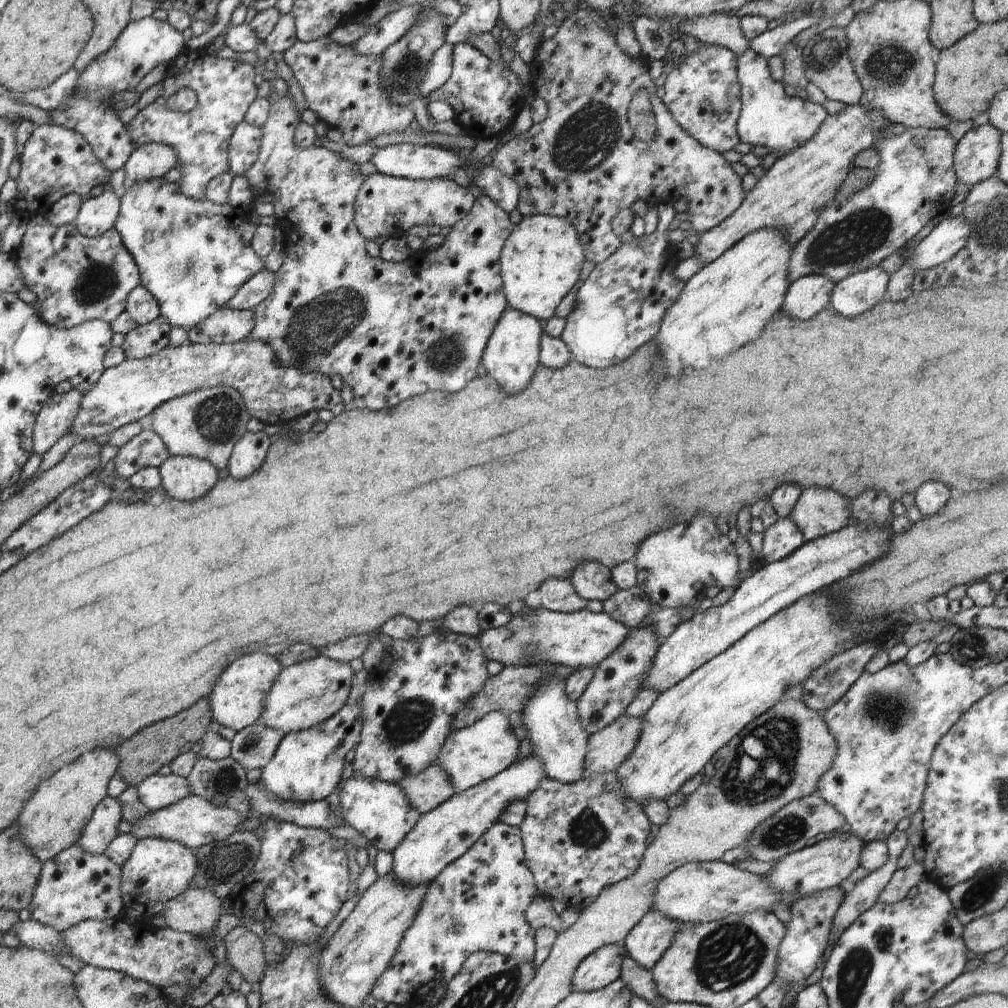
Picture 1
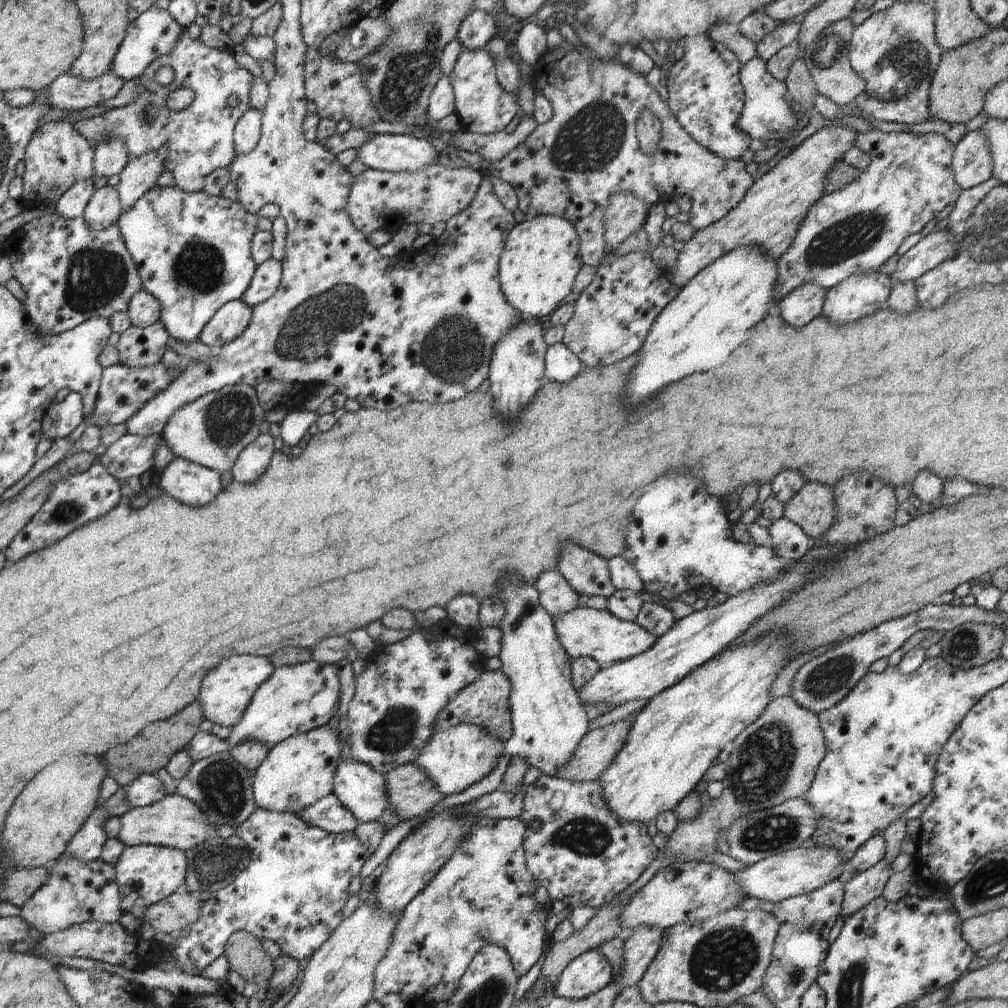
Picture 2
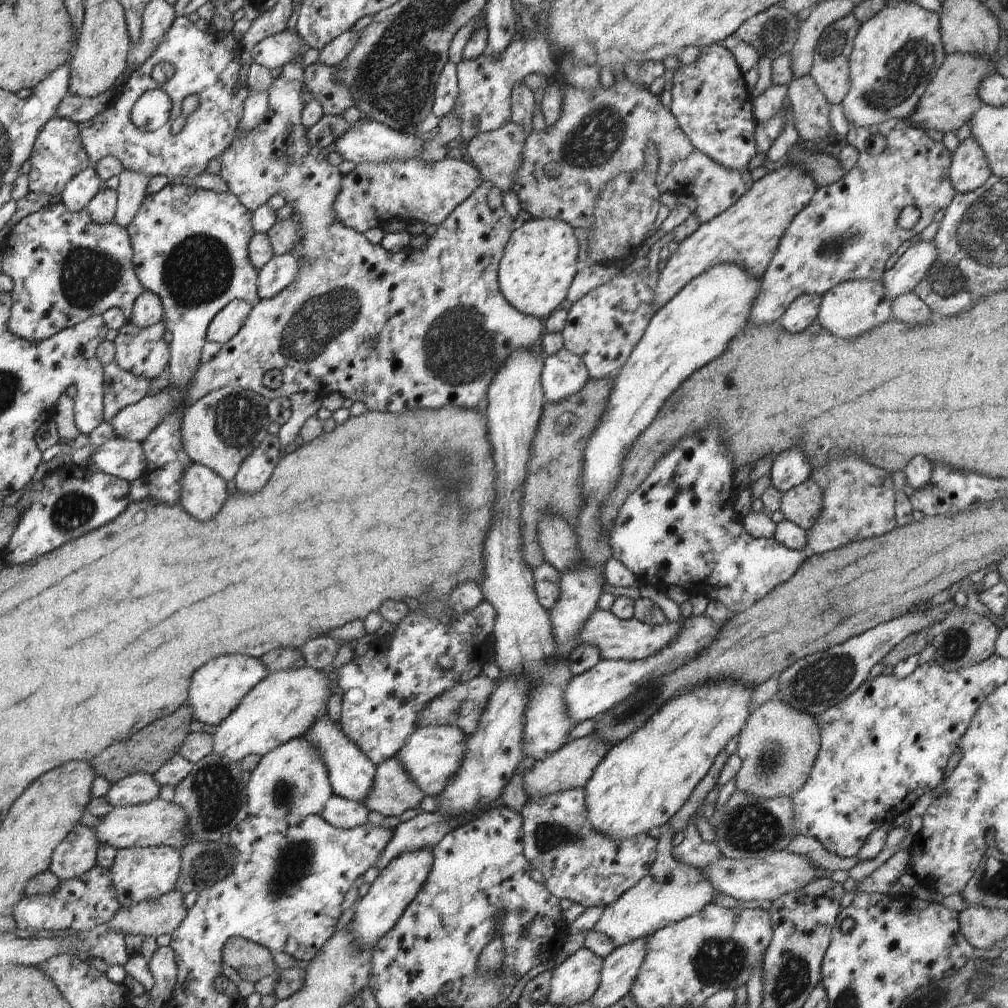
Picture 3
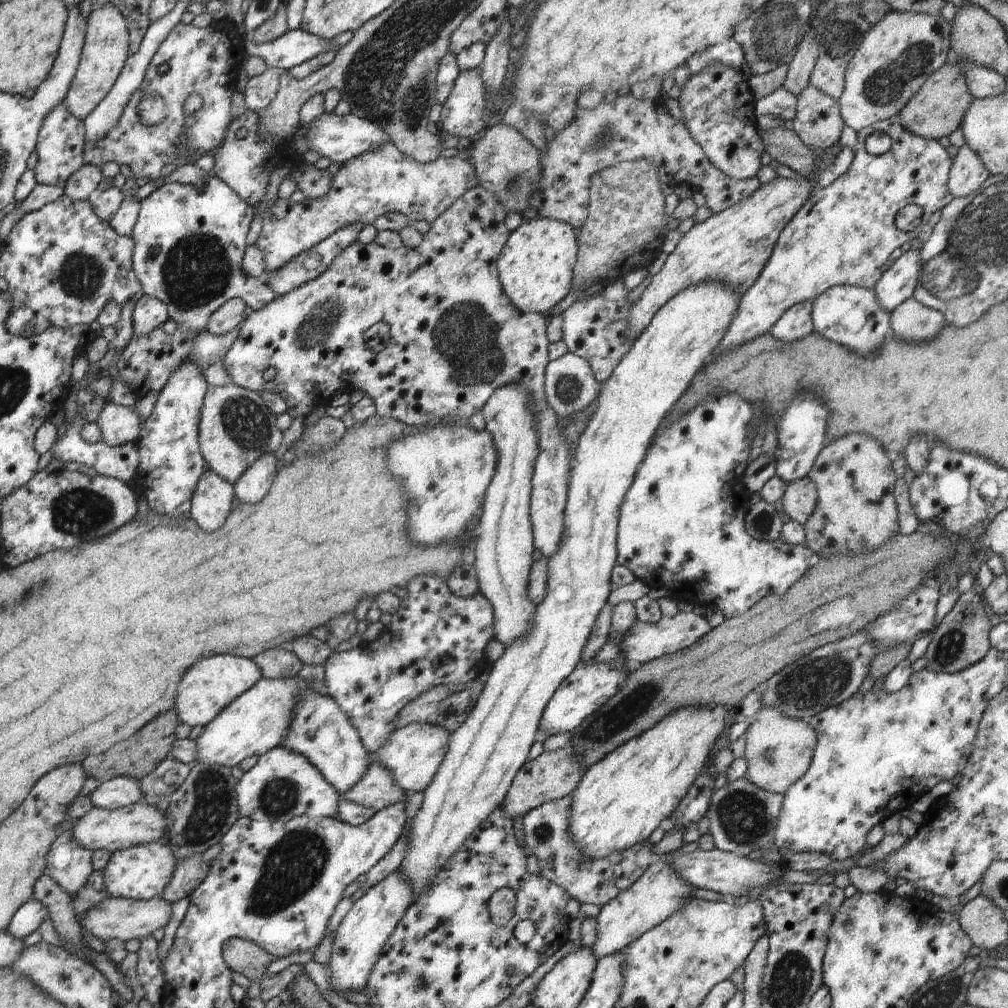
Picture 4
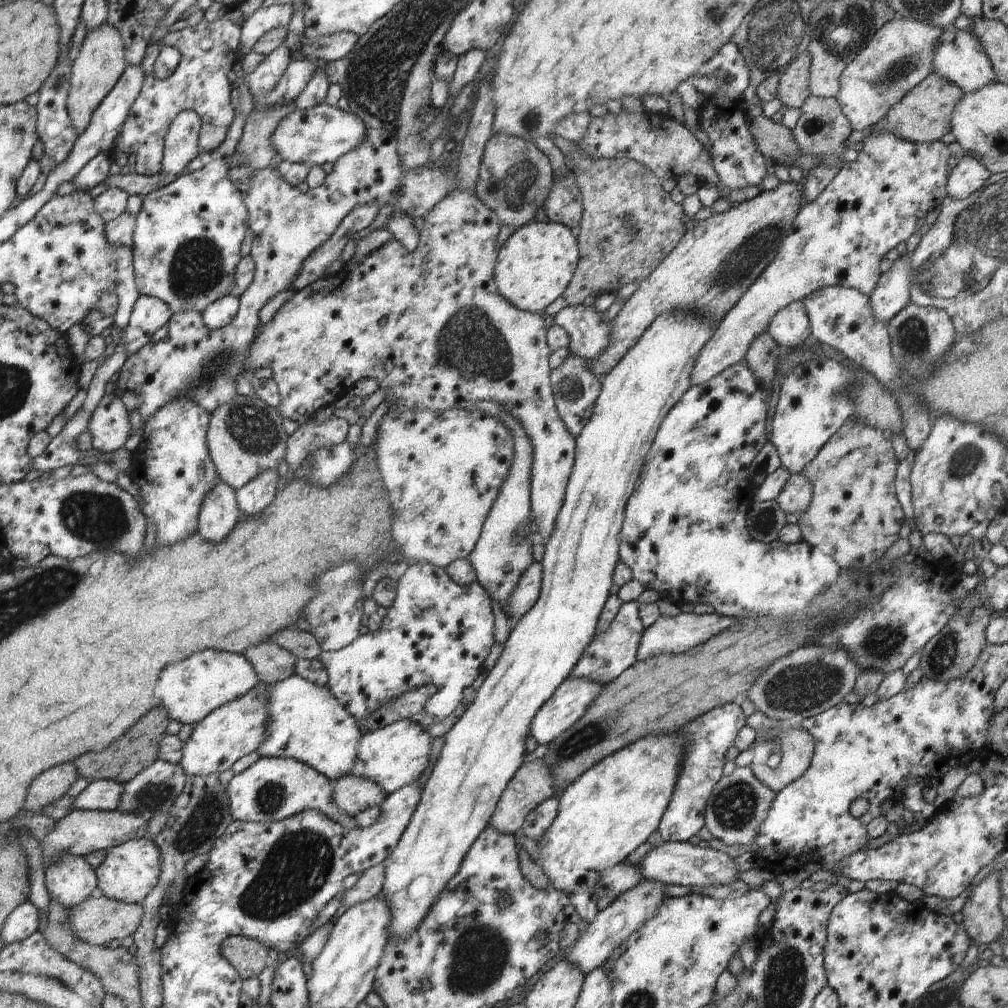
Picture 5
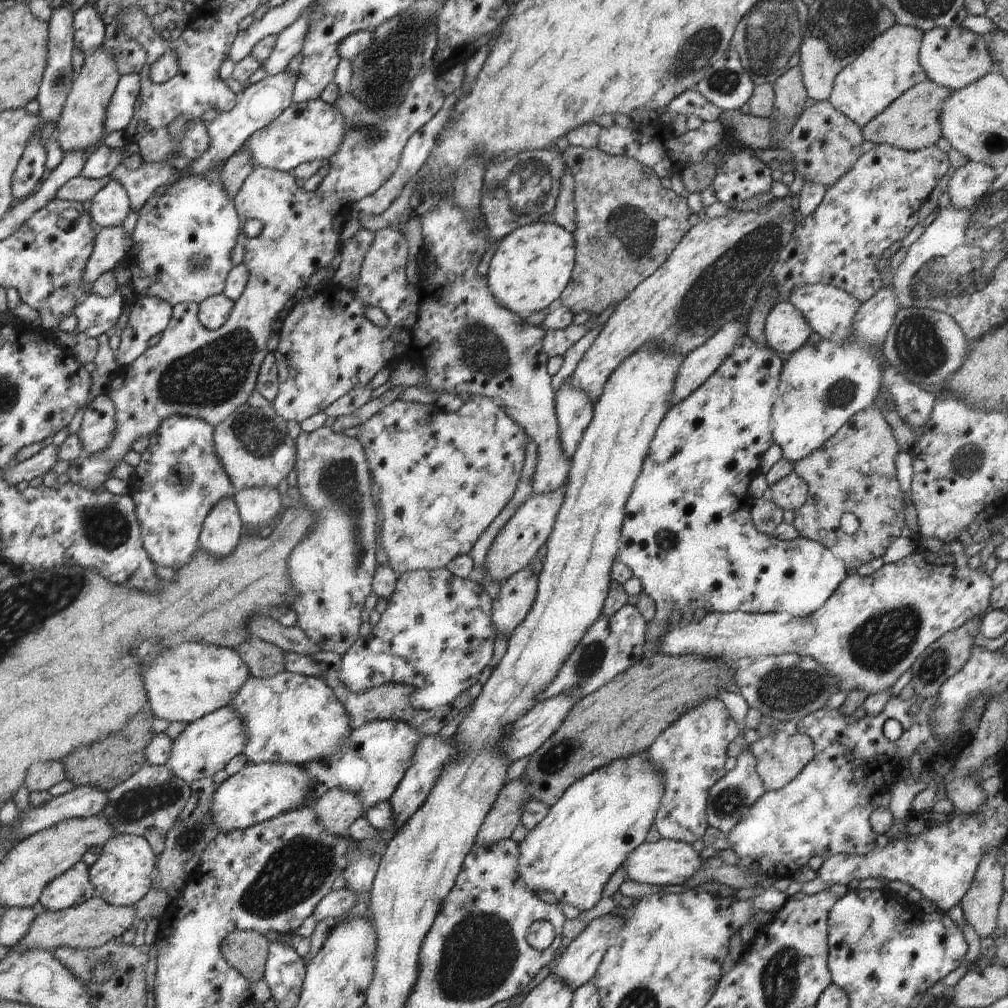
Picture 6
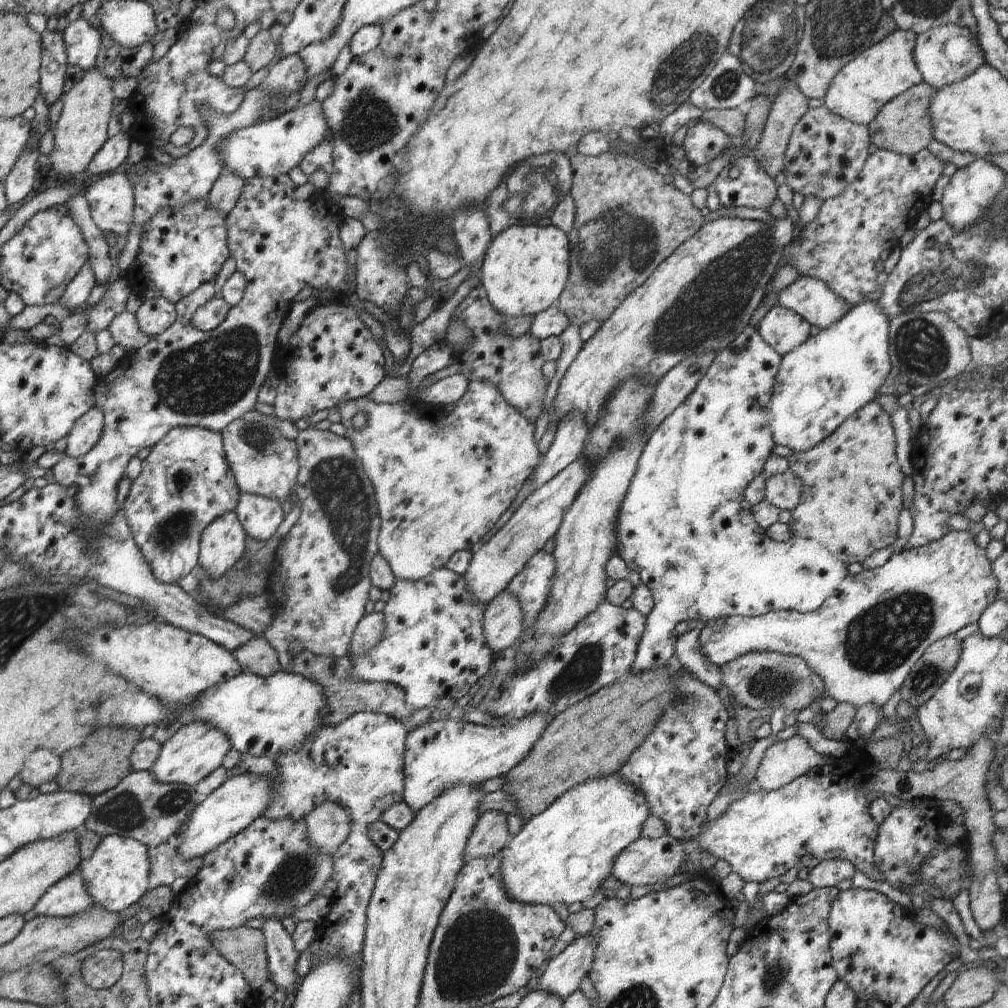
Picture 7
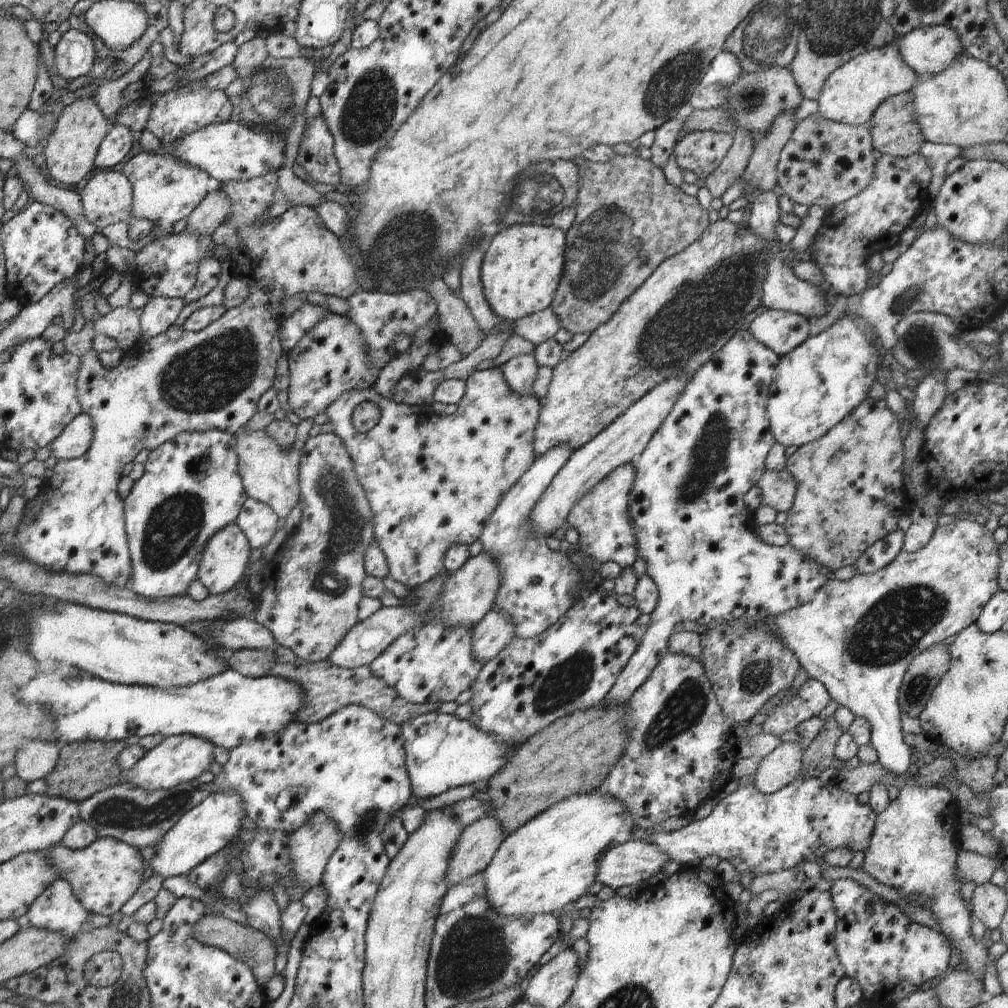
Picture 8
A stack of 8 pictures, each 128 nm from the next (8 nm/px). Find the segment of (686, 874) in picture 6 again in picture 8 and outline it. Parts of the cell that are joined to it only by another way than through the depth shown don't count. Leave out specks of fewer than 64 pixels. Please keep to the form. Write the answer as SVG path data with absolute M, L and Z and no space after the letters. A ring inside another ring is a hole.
M632 839L600 856L596 881L614 889L632 886L658 876L668 862L654 844Z

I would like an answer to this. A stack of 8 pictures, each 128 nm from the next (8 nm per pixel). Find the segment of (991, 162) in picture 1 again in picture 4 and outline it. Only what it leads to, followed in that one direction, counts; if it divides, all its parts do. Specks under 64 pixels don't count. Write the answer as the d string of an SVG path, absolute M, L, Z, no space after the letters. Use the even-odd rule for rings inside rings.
M964 144L953 159L948 190L953 197L968 196L985 186L991 177L978 154Z

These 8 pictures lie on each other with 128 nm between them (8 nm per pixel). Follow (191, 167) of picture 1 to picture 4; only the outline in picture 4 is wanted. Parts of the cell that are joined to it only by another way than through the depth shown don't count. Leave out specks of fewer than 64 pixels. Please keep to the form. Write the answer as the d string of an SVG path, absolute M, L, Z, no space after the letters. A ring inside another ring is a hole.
M226 19L222 21L214 20L209 26L201 29L196 28L192 23L184 24L180 22L176 24L172 28L172 32L166 36L166 40L160 44L156 54L152 56L151 63L146 68L144 80L140 84L140 88L130 96L122 116L118 118L118 124L96 146L84 144L83 159L85 164L96 166L96 168L101 168L106 163L119 164L121 169L130 172L134 176L135 186L140 187L148 184L148 182L168 178L178 166L193 163L200 156L207 155L208 152L217 148L225 139L228 127L234 120L232 94L236 90L235 83L240 74L242 63L248 56L244 52L243 42L243 36L239 33L236 24ZM164 63L169 65L169 71L161 75L158 73L158 66ZM192 94L202 98L202 106L193 114L184 114L184 102ZM142 96L160 96L160 98L164 98L166 104L168 104L166 120L162 120L156 126L144 126L140 122L140 116L138 116L138 104L140 104ZM182 138L186 138L186 142L190 146L186 147L190 158L180 159L180 156L178 156L178 147L176 146L181 142Z

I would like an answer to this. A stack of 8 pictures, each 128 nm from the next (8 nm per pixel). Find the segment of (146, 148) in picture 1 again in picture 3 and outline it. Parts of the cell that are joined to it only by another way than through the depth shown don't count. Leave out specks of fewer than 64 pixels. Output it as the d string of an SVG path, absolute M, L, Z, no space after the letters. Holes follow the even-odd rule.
M124 169L119 174L119 186L117 188L117 207L113 222L126 229L142 201L146 198L146 188L150 176L140 174L134 170Z

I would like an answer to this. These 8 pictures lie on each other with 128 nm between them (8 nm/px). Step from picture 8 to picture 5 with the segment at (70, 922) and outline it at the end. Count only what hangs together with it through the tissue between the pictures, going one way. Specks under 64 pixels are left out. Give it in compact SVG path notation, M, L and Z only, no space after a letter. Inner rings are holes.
M62 854L60 860L45 866L45 887L49 898L70 908L90 897L97 886L95 870L85 857Z

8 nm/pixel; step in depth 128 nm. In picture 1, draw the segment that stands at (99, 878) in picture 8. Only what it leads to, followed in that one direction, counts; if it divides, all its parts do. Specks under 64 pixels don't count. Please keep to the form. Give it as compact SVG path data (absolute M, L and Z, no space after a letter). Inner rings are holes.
M142 838L132 849L130 858L121 866L122 900L125 912L134 916L152 918L166 908L166 902L180 896L194 882L194 873L198 868L195 852L174 840L162 838Z

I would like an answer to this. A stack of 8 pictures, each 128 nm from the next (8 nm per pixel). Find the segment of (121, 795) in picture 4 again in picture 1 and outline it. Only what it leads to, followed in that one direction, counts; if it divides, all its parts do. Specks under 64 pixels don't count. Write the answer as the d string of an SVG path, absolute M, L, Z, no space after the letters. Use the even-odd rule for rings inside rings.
M172 773L149 776L135 787L142 804L152 811L168 808L193 794L188 786L188 778Z

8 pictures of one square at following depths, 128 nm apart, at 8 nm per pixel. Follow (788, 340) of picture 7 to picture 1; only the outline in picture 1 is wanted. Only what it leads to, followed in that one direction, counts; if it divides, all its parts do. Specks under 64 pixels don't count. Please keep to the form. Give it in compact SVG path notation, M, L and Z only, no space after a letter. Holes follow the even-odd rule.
M802 276L788 287L783 309L798 320L810 320L829 306L830 294L836 283L826 276Z

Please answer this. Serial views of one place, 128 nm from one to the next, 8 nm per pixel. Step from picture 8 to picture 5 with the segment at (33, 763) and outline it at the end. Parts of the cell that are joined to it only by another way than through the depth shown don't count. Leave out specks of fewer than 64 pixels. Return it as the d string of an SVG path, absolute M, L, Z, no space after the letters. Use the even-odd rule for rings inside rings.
M72 763L58 764L54 768L44 770L28 787L24 810L42 815L42 810L48 804L64 798L68 788L76 780L78 780L78 770Z

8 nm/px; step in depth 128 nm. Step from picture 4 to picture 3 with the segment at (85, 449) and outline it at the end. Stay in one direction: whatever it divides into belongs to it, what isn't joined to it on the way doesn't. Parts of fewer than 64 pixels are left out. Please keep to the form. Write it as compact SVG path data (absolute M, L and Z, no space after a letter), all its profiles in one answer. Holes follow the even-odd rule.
M112 437L99 447L95 447L89 458L91 468L129 483L141 478L143 470L147 466L141 443L118 437Z

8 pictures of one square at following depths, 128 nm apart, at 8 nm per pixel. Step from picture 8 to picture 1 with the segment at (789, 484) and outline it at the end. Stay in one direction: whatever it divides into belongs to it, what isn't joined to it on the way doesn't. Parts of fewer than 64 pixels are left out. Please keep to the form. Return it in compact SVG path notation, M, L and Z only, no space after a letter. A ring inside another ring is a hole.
M813 486L805 488L798 497L798 502L789 516L800 529L805 542L820 538L850 524L850 500L832 489Z

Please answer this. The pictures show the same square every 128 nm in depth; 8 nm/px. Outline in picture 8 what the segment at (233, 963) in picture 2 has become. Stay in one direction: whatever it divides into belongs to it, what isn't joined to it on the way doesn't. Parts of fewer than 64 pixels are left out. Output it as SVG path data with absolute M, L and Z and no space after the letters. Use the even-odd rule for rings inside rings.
M221 914L206 915L194 924L192 938L200 944L223 950L230 954L232 958L248 964L250 970L254 972L254 978L256 978L258 984L266 984L275 975L276 946L267 934L252 928L250 925L243 926Z

